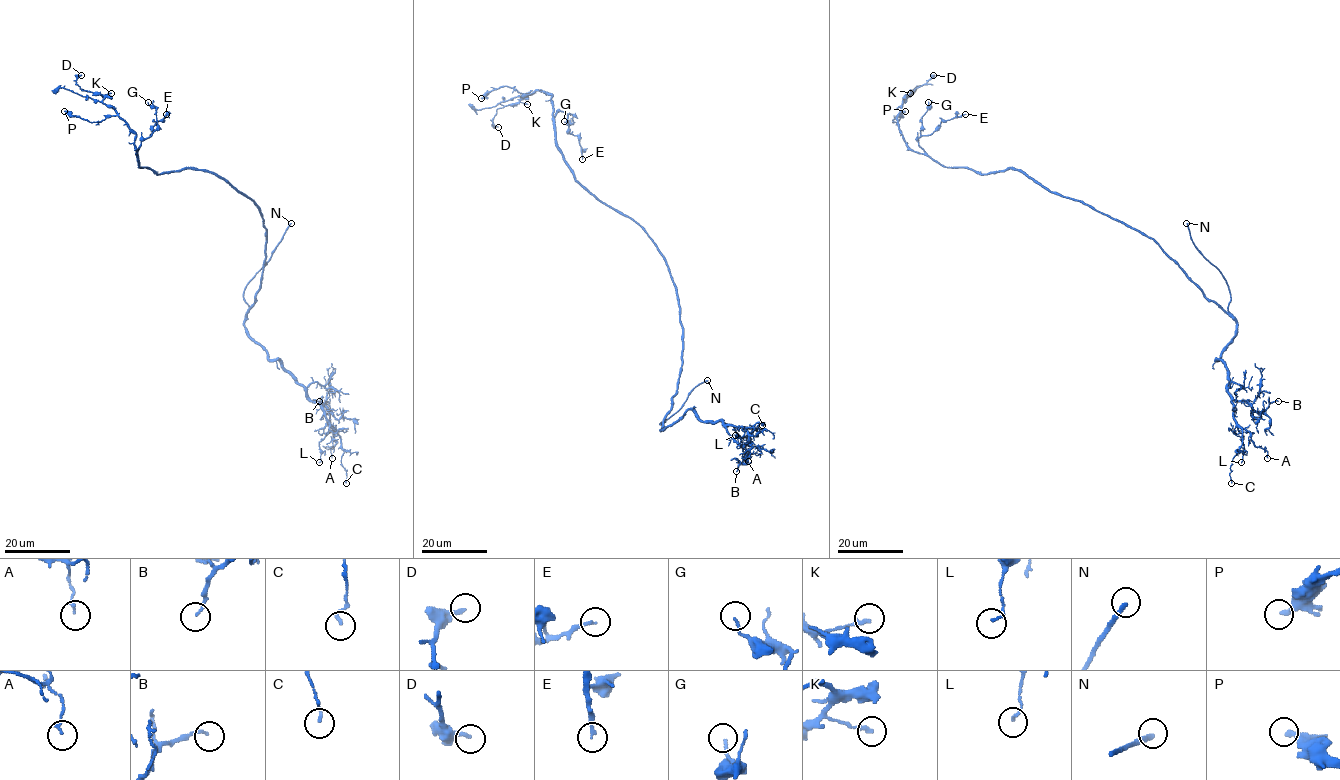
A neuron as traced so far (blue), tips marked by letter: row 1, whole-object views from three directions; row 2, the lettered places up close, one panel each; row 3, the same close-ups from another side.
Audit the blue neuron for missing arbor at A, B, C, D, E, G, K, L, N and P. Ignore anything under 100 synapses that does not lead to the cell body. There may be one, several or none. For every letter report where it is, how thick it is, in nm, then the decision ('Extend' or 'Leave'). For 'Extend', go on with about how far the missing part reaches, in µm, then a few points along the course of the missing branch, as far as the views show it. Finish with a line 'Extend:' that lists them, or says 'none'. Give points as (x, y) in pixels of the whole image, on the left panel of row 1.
A: Place: (332, 458). Thickness 130 nm. Leave
B: Place: (319, 401). Thickness 140 nm. Leave
C: Place: (346, 483). Thickness 130 nm. Leave
D: Place: (81, 75). Thickness 200 nm. Leave
E: Place: (166, 114). Thickness 180 nm. Leave
G: Place: (148, 102). Thickness 130 nm. Leave
K: Place: (111, 93). Thickness 200 nm. Leave
L: Place: (319, 462). Thickness 130 nm. Leave
N: Place: (291, 223). Thickness 240 nm. Extend. Missing length about 8 µm. Course of what is missing: (291, 223), (298, 206)
P: Place: (64, 111). Thickness 280 nm. Leave
Extend: N

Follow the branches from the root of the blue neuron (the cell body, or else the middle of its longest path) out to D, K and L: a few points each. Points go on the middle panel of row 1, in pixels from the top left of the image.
D: (678, 300), (655, 242), (575, 179), (557, 143), (551, 95), (519, 96), (497, 110), (498, 127)
K: (678, 300), (655, 242), (575, 179), (557, 143), (552, 96), (542, 91), (519, 96), (527, 104)
L: (678, 300), (682, 367), (661, 430), (691, 409), (703, 421), (746, 431), (735, 435)

